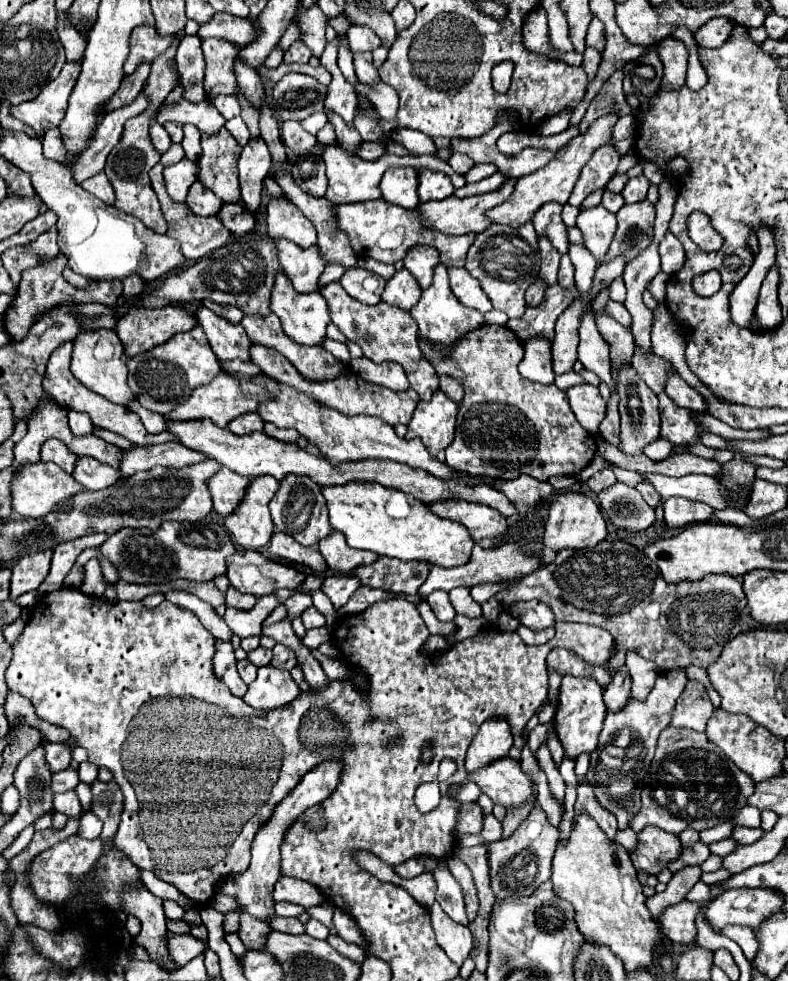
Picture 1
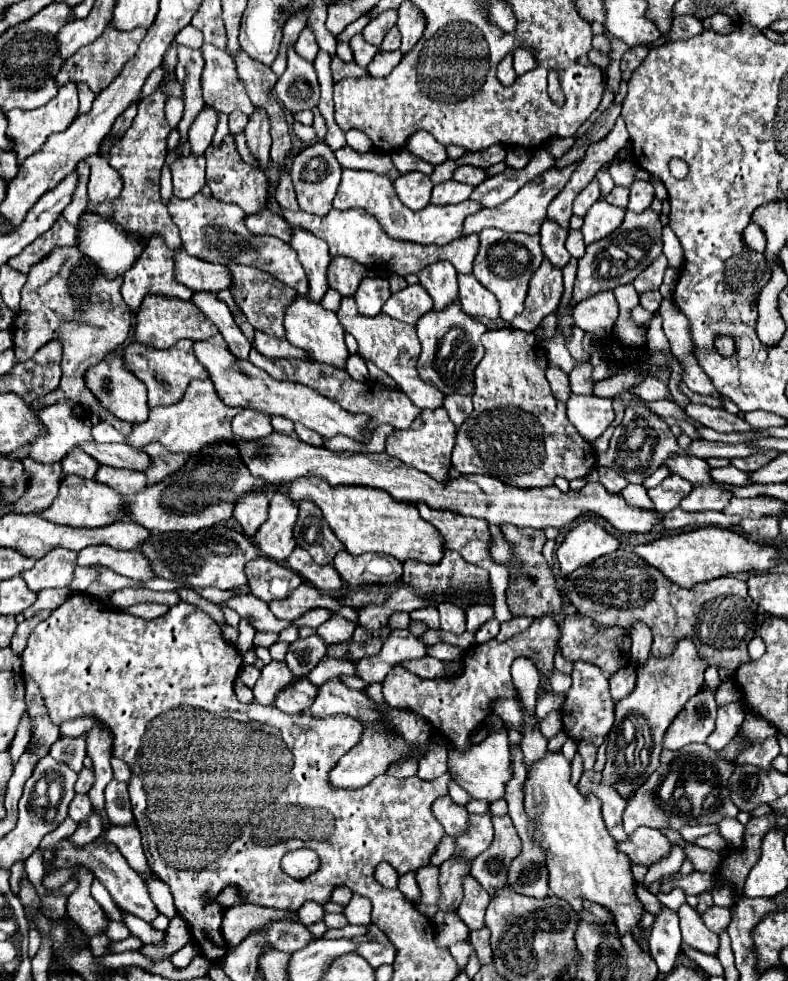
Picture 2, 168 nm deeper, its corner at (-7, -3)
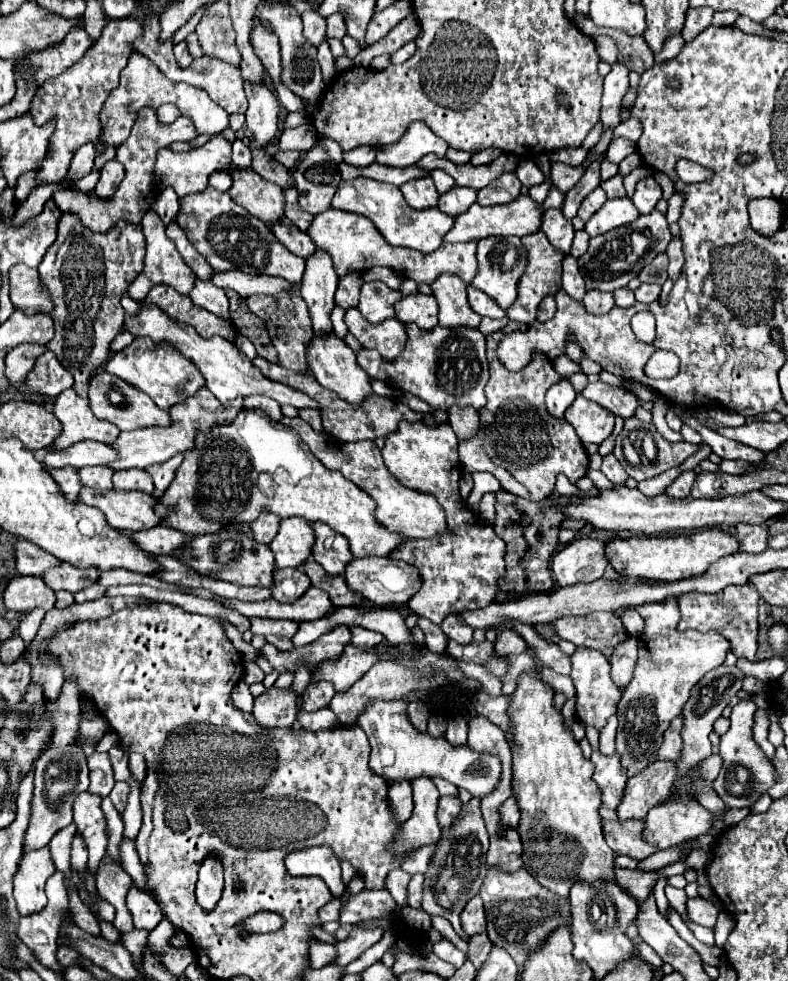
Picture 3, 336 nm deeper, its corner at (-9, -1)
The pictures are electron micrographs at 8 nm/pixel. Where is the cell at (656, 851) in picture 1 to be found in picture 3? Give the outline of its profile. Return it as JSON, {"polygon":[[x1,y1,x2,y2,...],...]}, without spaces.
{"polygon":[[604,821,604,837,610,845,610,849,616,853,616,855,628,855,632,859,646,859,650,857,654,851,658,851,656,845,650,845,646,843,644,839,644,829,646,829,646,823,644,821,616,821,616,823,610,823,610,821]]}

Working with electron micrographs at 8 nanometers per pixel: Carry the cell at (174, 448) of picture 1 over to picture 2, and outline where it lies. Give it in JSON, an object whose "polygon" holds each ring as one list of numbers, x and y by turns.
{"polygon":[[88,441,78,445,76,449,84,451,92,459,96,459,100,465,110,465,110,467,124,467,124,469,134,469,134,471,146,471,150,465,150,457,146,453,140,453,132,449,126,443,96,443]]}

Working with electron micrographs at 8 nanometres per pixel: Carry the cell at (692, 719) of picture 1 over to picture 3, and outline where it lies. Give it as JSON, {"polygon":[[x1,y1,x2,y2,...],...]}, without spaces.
{"polygon":[[676,717,664,731,664,743,658,749,660,761,678,761,682,755,682,717]]}

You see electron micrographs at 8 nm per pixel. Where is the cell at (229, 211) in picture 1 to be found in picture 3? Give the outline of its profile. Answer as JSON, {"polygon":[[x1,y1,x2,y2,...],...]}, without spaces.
{"polygon":[[280,219,280,221,276,221,276,223,272,223,272,233,276,235,276,239,286,247,286,249,290,249,294,255,298,255,298,257,308,257,314,249,316,249,316,245,314,245,314,241,310,241,310,237,304,233,304,231,300,231,298,227,294,227,290,221,286,221,286,219]]}

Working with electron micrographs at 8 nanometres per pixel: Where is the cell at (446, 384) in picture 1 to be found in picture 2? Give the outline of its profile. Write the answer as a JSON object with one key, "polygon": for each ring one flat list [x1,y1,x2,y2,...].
{"polygon":[[446,395,444,399,444,409,448,411,448,417,452,419,452,423,456,427,460,427,468,415,472,413,472,397,466,397,466,395]]}

